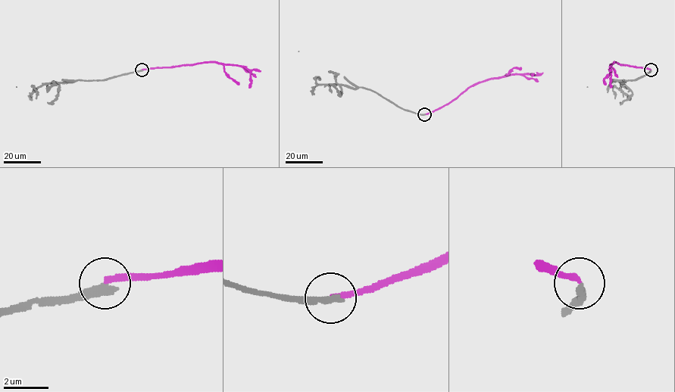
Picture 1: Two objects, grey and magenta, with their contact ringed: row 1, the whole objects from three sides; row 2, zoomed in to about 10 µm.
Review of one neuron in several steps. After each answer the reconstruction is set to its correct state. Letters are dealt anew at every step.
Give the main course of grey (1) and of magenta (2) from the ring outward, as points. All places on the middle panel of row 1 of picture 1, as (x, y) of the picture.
1: (424, 114), (401, 108), (362, 87), (317, 84), (298, 51)
2: (424, 114), (448, 104), (470, 87), (484, 81), (513, 74), (531, 74)

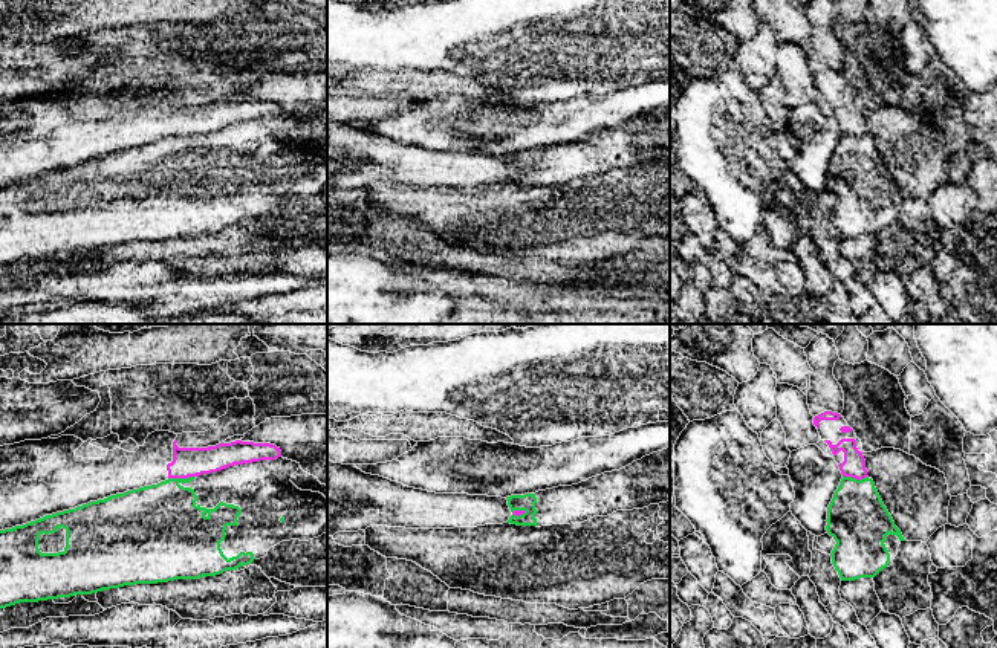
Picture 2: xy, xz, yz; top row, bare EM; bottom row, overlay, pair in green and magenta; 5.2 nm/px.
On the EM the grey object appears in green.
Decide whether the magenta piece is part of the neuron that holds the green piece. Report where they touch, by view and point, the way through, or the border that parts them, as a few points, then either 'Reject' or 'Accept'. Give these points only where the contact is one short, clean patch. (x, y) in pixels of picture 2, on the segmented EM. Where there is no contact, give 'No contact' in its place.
Touches green at xy (181, 479). Boundary: xy (193, 476), (168, 479). Reject

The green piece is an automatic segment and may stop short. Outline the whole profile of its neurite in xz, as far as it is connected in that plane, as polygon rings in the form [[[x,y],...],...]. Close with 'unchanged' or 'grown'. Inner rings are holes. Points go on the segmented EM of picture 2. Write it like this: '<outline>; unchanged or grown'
[[[670,448],[645,455],[619,471],[604,472],[578,484],[511,495],[506,500],[511,512],[524,512],[518,517],[512,514],[506,523],[537,527],[584,523],[593,517],[612,515],[616,510],[644,509],[650,504],[667,503],[670,501]]]; grown

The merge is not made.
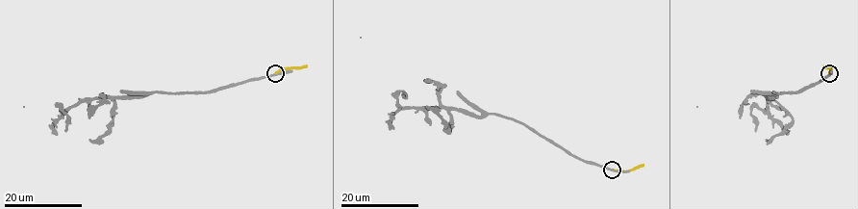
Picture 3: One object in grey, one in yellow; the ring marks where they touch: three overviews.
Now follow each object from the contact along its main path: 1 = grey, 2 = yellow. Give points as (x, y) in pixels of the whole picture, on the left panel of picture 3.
1: (275, 73), (208, 92), (146, 92), (87, 98), (62, 110), (56, 103), (23, 107)
2: (275, 73), (307, 65)

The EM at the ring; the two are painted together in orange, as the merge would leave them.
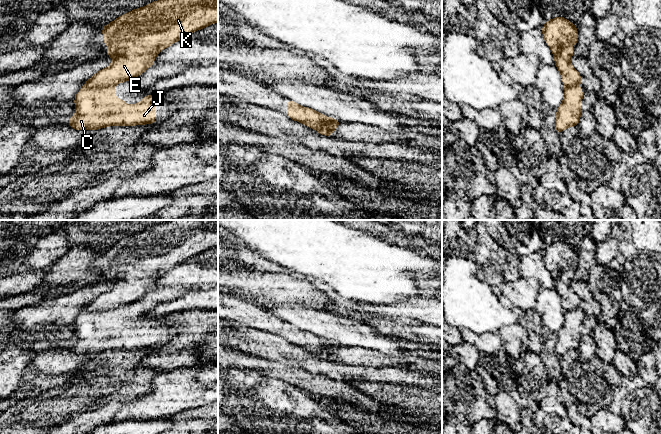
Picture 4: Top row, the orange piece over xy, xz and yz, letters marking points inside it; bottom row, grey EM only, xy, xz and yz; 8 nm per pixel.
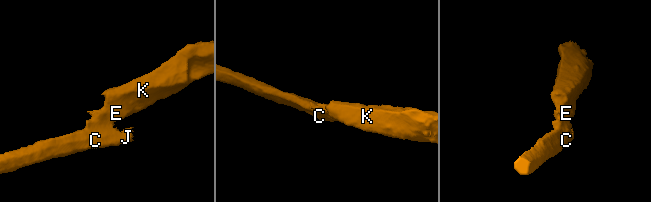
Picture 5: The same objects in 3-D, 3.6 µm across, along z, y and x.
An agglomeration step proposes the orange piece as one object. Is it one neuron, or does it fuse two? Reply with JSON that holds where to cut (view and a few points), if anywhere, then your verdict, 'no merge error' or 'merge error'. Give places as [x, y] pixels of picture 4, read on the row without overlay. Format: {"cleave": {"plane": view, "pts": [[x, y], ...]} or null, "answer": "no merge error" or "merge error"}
{"cleave": {"plane": "xy", "pts": [[113, 309], [83, 311]]}, "answer": "merge error"}

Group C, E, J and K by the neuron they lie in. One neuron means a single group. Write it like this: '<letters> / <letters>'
C J / E K

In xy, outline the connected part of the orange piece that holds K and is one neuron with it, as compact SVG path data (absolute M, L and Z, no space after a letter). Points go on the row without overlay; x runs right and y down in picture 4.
M168 220L147 230L137 232L119 240L115 245L102 251L103 268L109 268L106 274L113 282L111 289L100 294L84 307L85 312L115 310L141 299L154 288L161 274L185 262L187 259L218 246L218 220Z

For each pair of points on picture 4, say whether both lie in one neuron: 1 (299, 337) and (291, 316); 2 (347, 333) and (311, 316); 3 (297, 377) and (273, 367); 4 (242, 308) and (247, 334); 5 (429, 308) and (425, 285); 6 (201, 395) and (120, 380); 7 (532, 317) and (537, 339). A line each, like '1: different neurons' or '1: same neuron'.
1: different neurons
2: same neuron
3: same neuron
4: different neurons
5: different neurons
6: different neurons
7: same neuron

